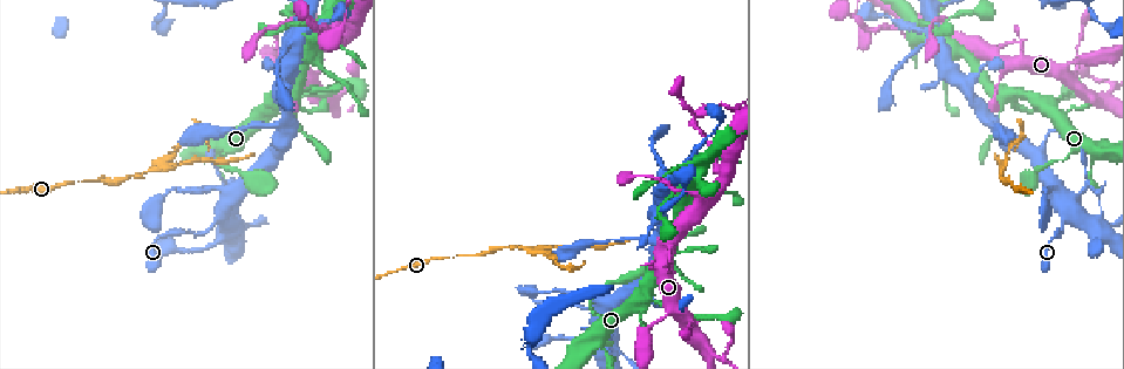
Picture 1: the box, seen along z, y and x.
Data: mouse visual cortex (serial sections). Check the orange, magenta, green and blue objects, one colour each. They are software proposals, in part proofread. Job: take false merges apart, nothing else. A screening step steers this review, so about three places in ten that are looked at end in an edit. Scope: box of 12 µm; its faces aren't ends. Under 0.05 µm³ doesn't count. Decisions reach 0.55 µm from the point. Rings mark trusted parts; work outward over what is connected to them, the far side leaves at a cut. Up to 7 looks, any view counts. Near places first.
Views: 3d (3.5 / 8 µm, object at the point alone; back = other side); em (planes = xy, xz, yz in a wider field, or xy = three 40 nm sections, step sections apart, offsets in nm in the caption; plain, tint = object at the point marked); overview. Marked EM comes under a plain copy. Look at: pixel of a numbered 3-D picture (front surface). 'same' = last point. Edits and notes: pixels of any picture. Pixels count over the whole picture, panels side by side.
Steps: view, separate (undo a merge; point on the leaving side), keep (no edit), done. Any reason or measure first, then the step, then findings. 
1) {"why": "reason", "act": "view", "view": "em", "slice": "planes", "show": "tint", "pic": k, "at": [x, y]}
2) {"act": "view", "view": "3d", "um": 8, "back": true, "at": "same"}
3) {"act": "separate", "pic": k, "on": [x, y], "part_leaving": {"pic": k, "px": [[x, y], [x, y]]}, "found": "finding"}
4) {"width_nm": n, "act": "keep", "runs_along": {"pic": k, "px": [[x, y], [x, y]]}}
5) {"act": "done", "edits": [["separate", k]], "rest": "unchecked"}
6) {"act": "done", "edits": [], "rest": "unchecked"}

{"why": "branch point", "act": "view", "view": "3d", "um": 8, "pic": 1, "at": [1003, 169]}

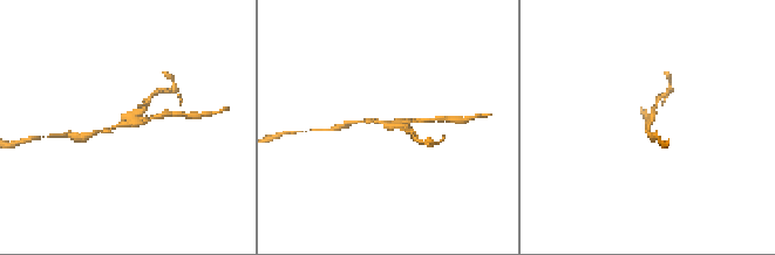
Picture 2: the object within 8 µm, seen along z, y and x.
{"act": "view", "view": "3d", "um": 3.5, "pic": 2, "at": [651, 124]}

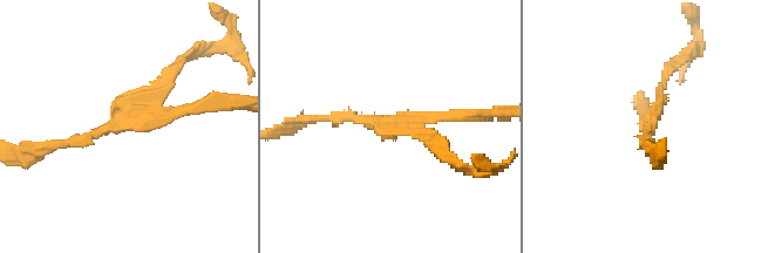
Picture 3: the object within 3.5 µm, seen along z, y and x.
{"act": "view", "view": "em", "slice": "planes", "show": "tint", "pic": 3, "at": [648, 124]}

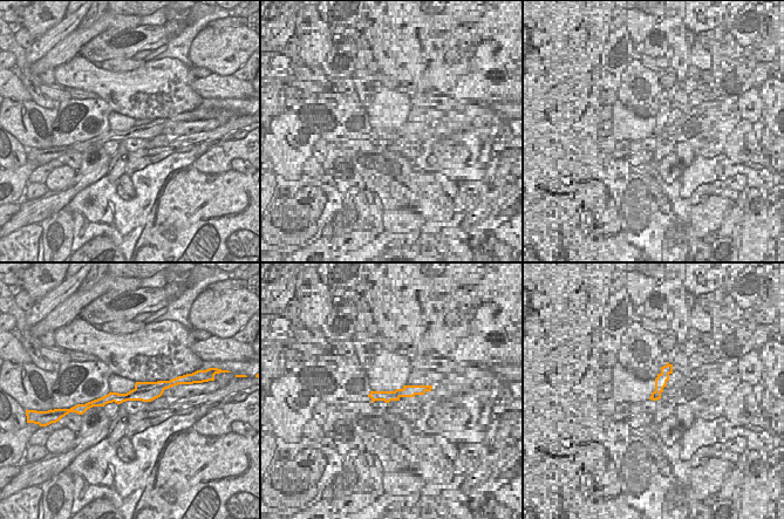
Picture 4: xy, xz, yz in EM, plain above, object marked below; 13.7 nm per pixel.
{"arm_widths_nm": [100, 150, 150], "act": "separate", "pic": 3, "on": [171, 68], "border": {"pic": 4, "px": [[155, 382], [135, 389]]}, "found": "a second cell is stuck on"}

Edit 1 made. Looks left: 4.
{"why": "redraw", "act": "view", "view": "overview"}

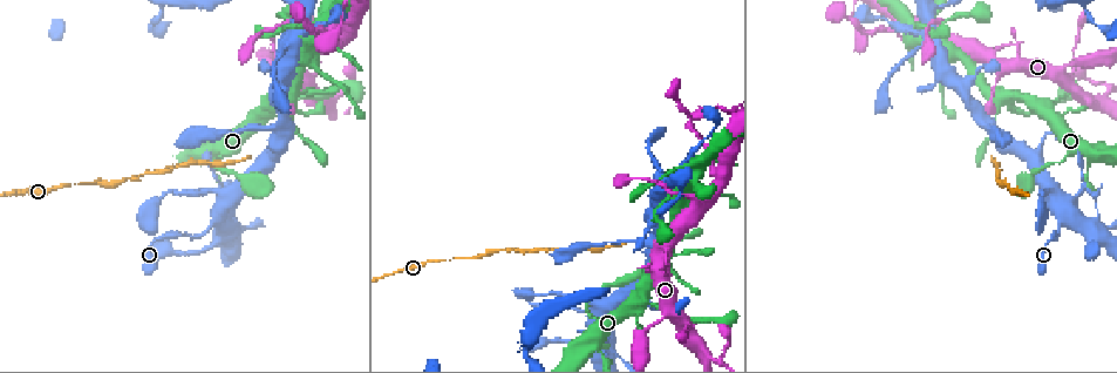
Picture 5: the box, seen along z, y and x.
{"why": "calibre changes", "act": "view", "view": "3d", "um": 3.5, "pic": 5, "at": [723, 354]}

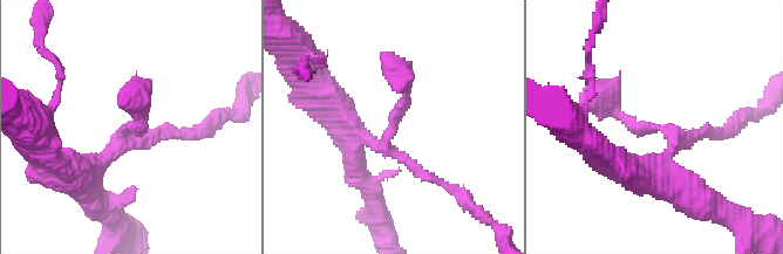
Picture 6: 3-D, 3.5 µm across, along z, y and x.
{"act": "view", "view": "em", "slice": "xy", "step": 2, "show": "tint", "pic": 6, "at": [393, 127]}

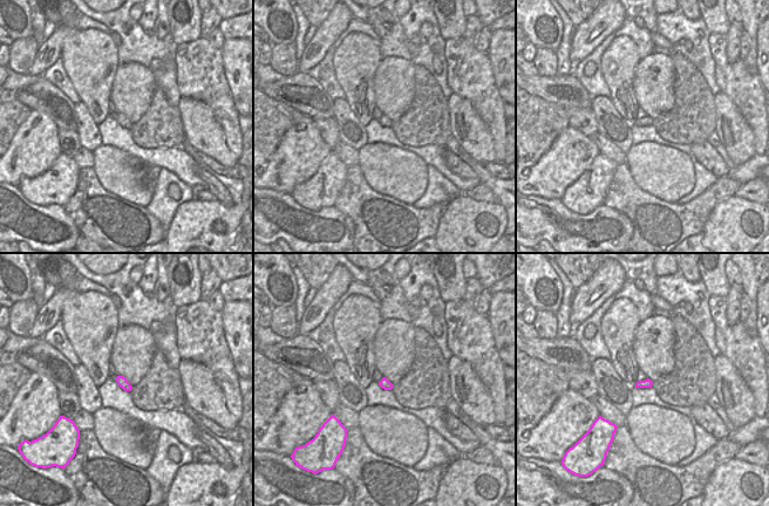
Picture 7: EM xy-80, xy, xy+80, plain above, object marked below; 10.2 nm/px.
{"arm_widths_nm": [150, 200, 300], "act": "keep", "runs_along": {"pic": 6, "px": [[653, 174], [674, 136], [632, 128], [596, 96]]}, "found": "continuous, no second cell"}

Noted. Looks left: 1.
{"act": "done", "edits": [["separate", 3]], "rest": "unchecked"}

